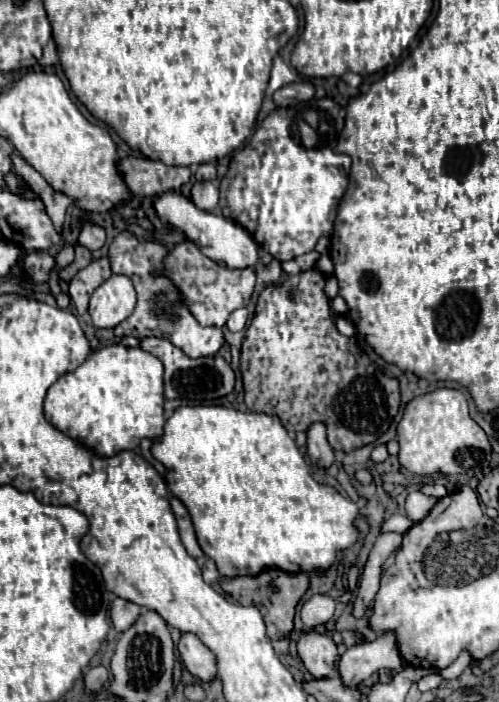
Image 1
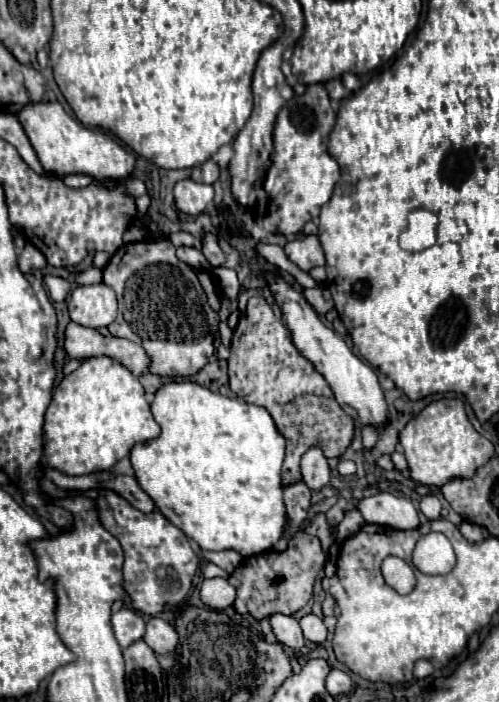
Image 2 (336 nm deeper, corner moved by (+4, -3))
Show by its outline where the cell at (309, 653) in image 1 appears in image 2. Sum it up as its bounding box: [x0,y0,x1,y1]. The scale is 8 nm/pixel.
[271,614,305,648]

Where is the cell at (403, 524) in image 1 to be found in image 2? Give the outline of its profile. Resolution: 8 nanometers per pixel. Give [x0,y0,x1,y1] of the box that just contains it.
[299,614,327,644]

